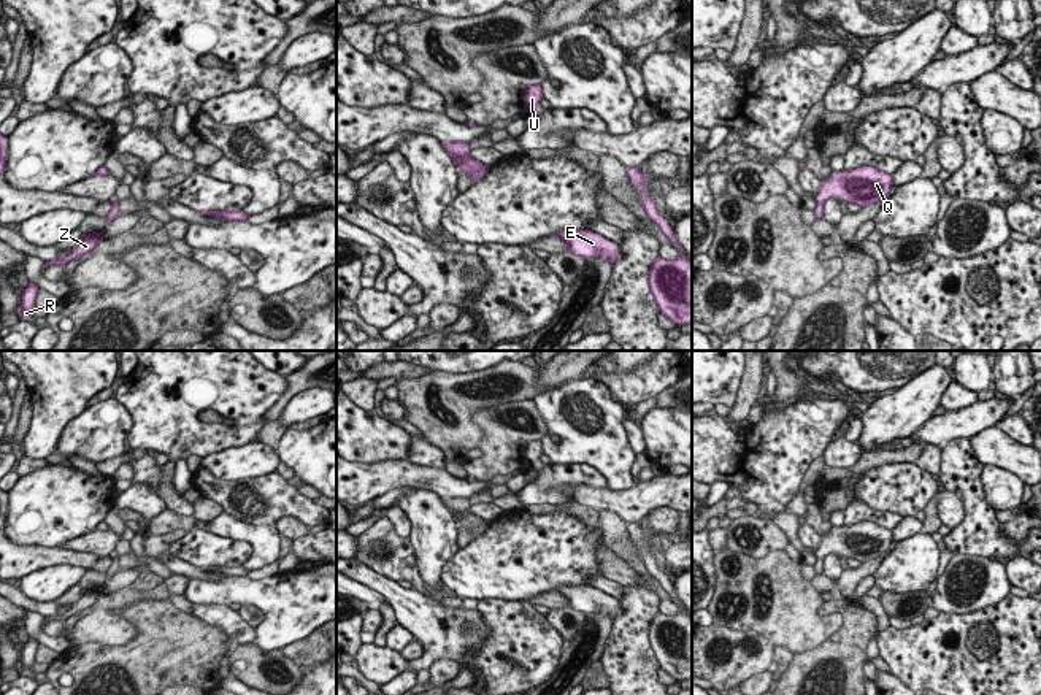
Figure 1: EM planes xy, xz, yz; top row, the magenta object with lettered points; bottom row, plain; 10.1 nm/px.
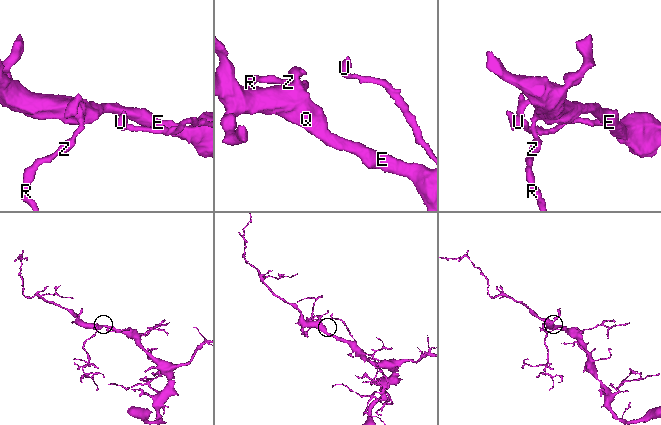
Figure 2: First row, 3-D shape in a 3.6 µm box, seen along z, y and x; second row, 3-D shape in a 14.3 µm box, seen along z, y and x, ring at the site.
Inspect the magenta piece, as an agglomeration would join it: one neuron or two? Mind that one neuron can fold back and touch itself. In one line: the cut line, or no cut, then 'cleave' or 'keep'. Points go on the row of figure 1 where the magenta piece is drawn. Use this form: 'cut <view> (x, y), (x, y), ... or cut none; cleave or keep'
cut none; keep

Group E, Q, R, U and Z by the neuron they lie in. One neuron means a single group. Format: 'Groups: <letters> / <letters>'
Groups: E Q R U Z

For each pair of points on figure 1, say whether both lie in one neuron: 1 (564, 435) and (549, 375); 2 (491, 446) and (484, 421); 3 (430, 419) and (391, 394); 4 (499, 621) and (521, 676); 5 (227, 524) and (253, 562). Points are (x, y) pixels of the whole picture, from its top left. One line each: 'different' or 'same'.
1: different
2: same
3: different
4: same
5: same

